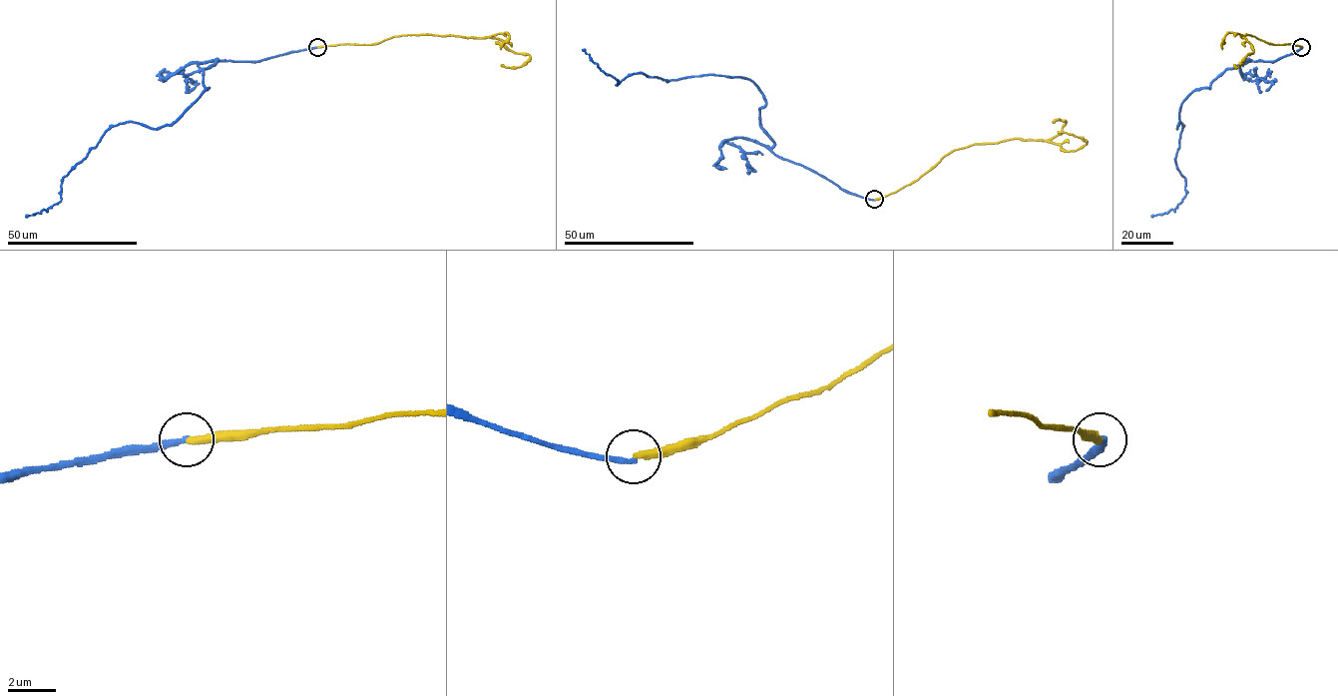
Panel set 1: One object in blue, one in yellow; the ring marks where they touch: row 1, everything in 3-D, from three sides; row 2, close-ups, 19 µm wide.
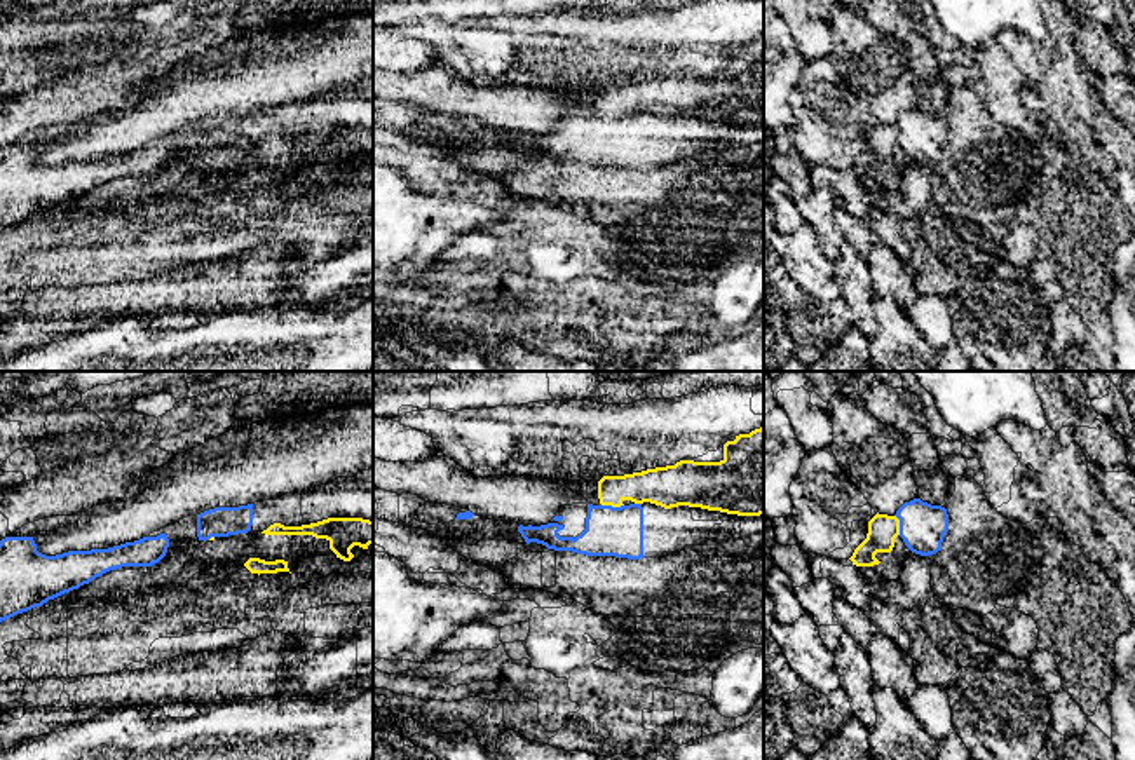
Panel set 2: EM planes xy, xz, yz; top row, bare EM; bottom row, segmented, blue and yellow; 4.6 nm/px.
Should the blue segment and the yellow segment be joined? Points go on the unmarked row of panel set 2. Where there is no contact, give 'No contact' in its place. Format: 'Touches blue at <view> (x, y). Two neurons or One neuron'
Touches blue at xz (611, 115). Two neurons

